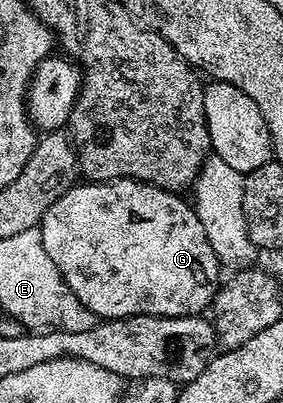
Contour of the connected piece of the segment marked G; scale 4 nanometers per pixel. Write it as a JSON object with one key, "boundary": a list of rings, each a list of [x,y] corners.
{"boundary":[[[119,177],[117,181],[93,181],[77,183],[64,192],[46,211],[39,228],[42,235],[42,246],[54,261],[63,279],[69,284],[78,299],[94,313],[97,319],[113,317],[133,317],[134,315],[154,315],[155,317],[194,317],[203,314],[216,298],[216,291],[222,284],[222,266],[214,255],[214,247],[210,247],[210,239],[206,239],[206,231],[202,231],[202,223],[198,219],[195,208],[183,201],[180,193],[171,193],[157,185],[148,185],[145,181],[135,181],[129,177]]]}

